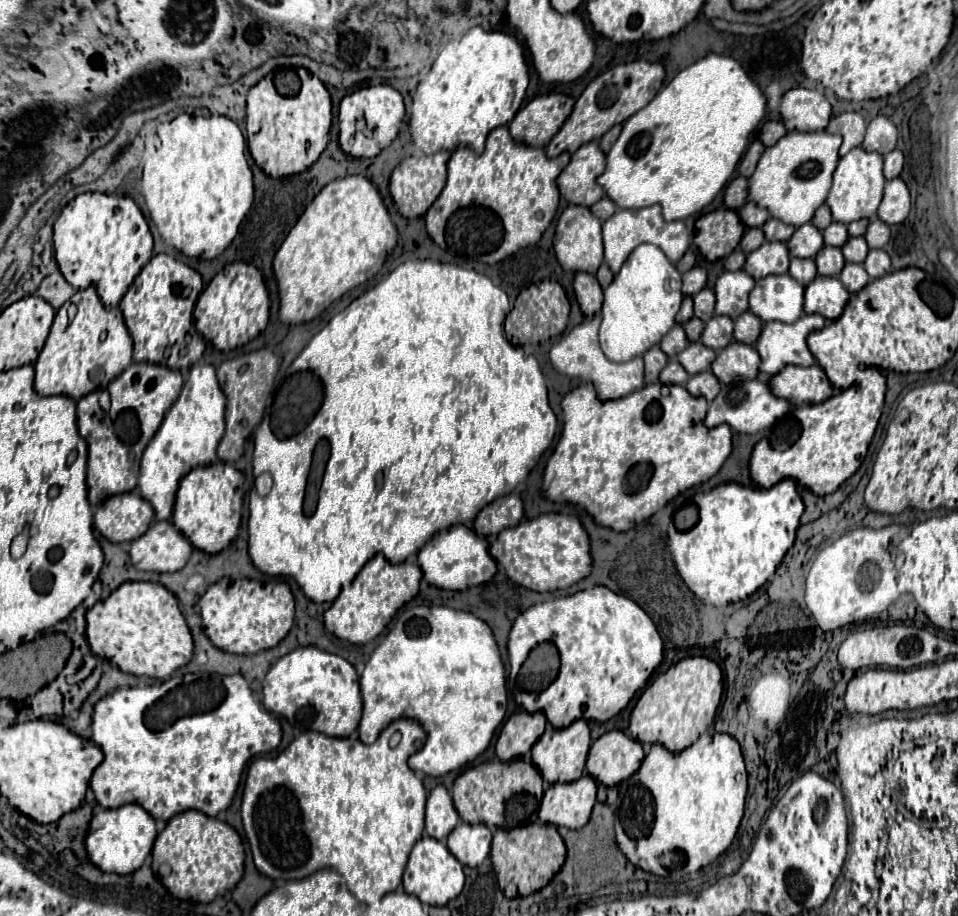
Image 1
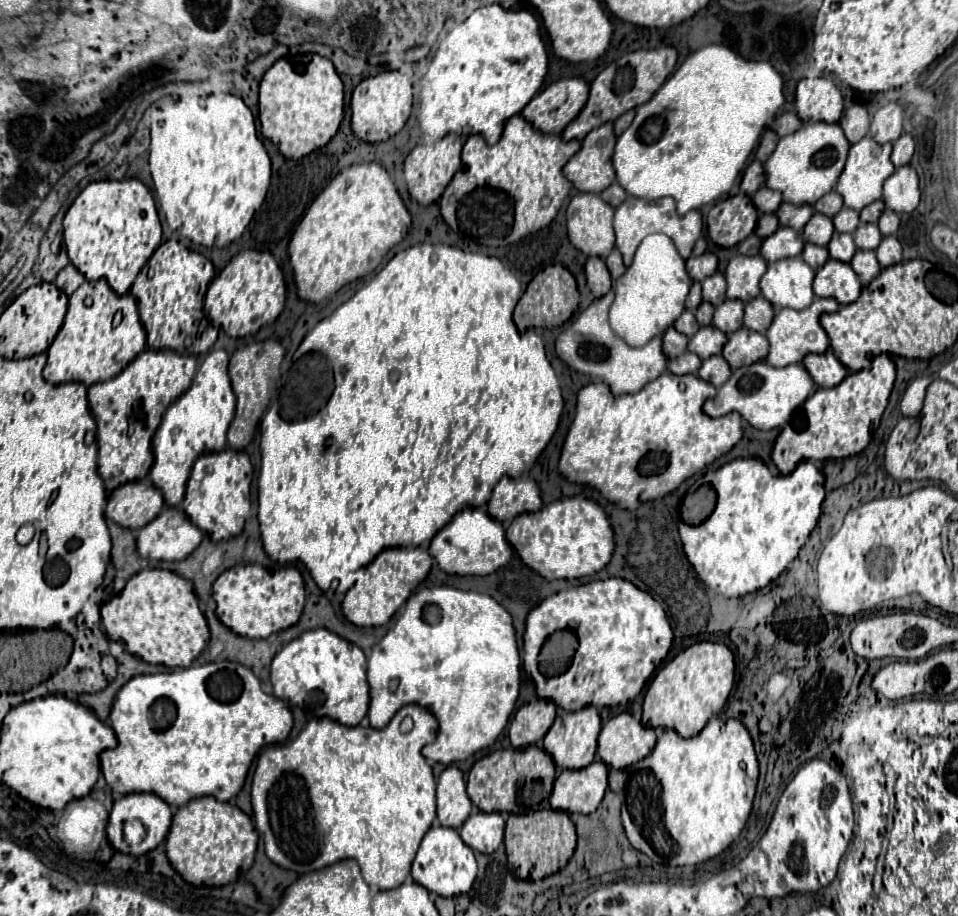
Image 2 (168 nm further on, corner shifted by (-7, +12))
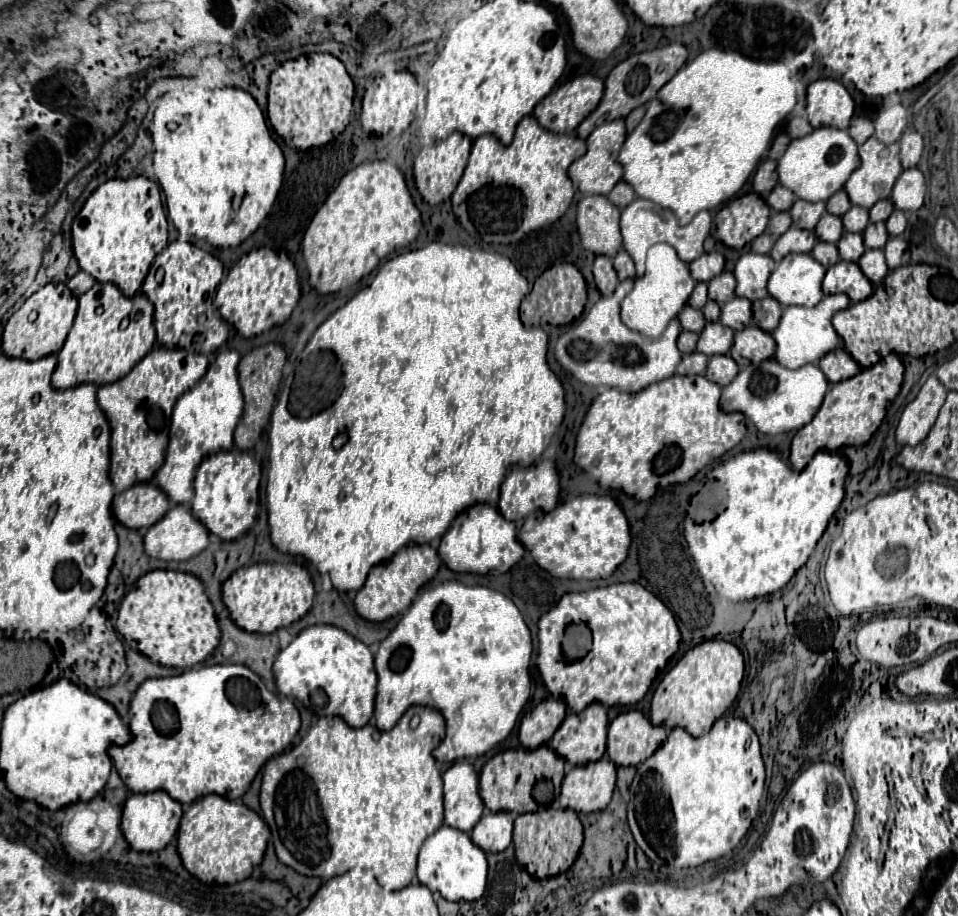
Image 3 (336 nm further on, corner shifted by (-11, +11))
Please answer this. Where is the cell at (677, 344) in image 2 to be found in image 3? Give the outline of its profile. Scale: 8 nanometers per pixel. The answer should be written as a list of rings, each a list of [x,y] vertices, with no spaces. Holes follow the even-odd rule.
[[[682,331],[680,337],[678,337],[678,349],[680,353],[688,355],[696,349],[696,341],[698,341],[698,335],[696,333],[690,333],[690,331]]]

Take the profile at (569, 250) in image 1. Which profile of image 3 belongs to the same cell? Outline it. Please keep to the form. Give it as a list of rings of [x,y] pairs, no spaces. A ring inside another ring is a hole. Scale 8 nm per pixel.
[[[588,195],[578,203],[576,227],[582,247],[596,253],[614,257],[622,247],[620,235],[620,209],[604,195]]]

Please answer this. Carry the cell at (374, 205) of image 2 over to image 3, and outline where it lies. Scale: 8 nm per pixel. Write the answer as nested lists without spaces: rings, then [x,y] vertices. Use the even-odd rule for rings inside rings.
[[[370,161],[354,167],[348,171],[338,187],[328,195],[328,199],[322,203],[322,207],[312,217],[304,239],[302,239],[302,253],[306,257],[306,268],[310,285],[326,295],[336,293],[348,285],[358,283],[364,275],[368,275],[380,259],[384,259],[390,251],[410,245],[420,231],[420,211],[416,209],[404,175],[390,163],[390,161]]]

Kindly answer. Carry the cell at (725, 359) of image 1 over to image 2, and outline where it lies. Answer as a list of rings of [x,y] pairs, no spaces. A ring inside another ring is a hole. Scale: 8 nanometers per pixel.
[[[740,328],[736,330],[724,350],[722,356],[728,360],[730,368],[740,368],[740,366],[748,366],[754,362],[764,360],[768,354],[768,340],[764,334],[748,330],[748,328]]]

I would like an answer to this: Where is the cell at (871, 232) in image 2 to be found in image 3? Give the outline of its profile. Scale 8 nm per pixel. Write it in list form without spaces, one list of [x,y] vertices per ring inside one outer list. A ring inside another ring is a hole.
[[[868,223],[868,227],[862,233],[864,237],[864,245],[868,249],[882,249],[888,241],[888,231],[884,223]]]

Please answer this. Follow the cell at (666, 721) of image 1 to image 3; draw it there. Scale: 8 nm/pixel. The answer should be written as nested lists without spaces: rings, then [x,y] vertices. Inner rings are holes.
[[[704,641],[690,649],[658,683],[652,697],[650,721],[662,727],[682,727],[698,737],[706,733],[734,703],[744,674],[745,659],[738,647],[728,641]]]

